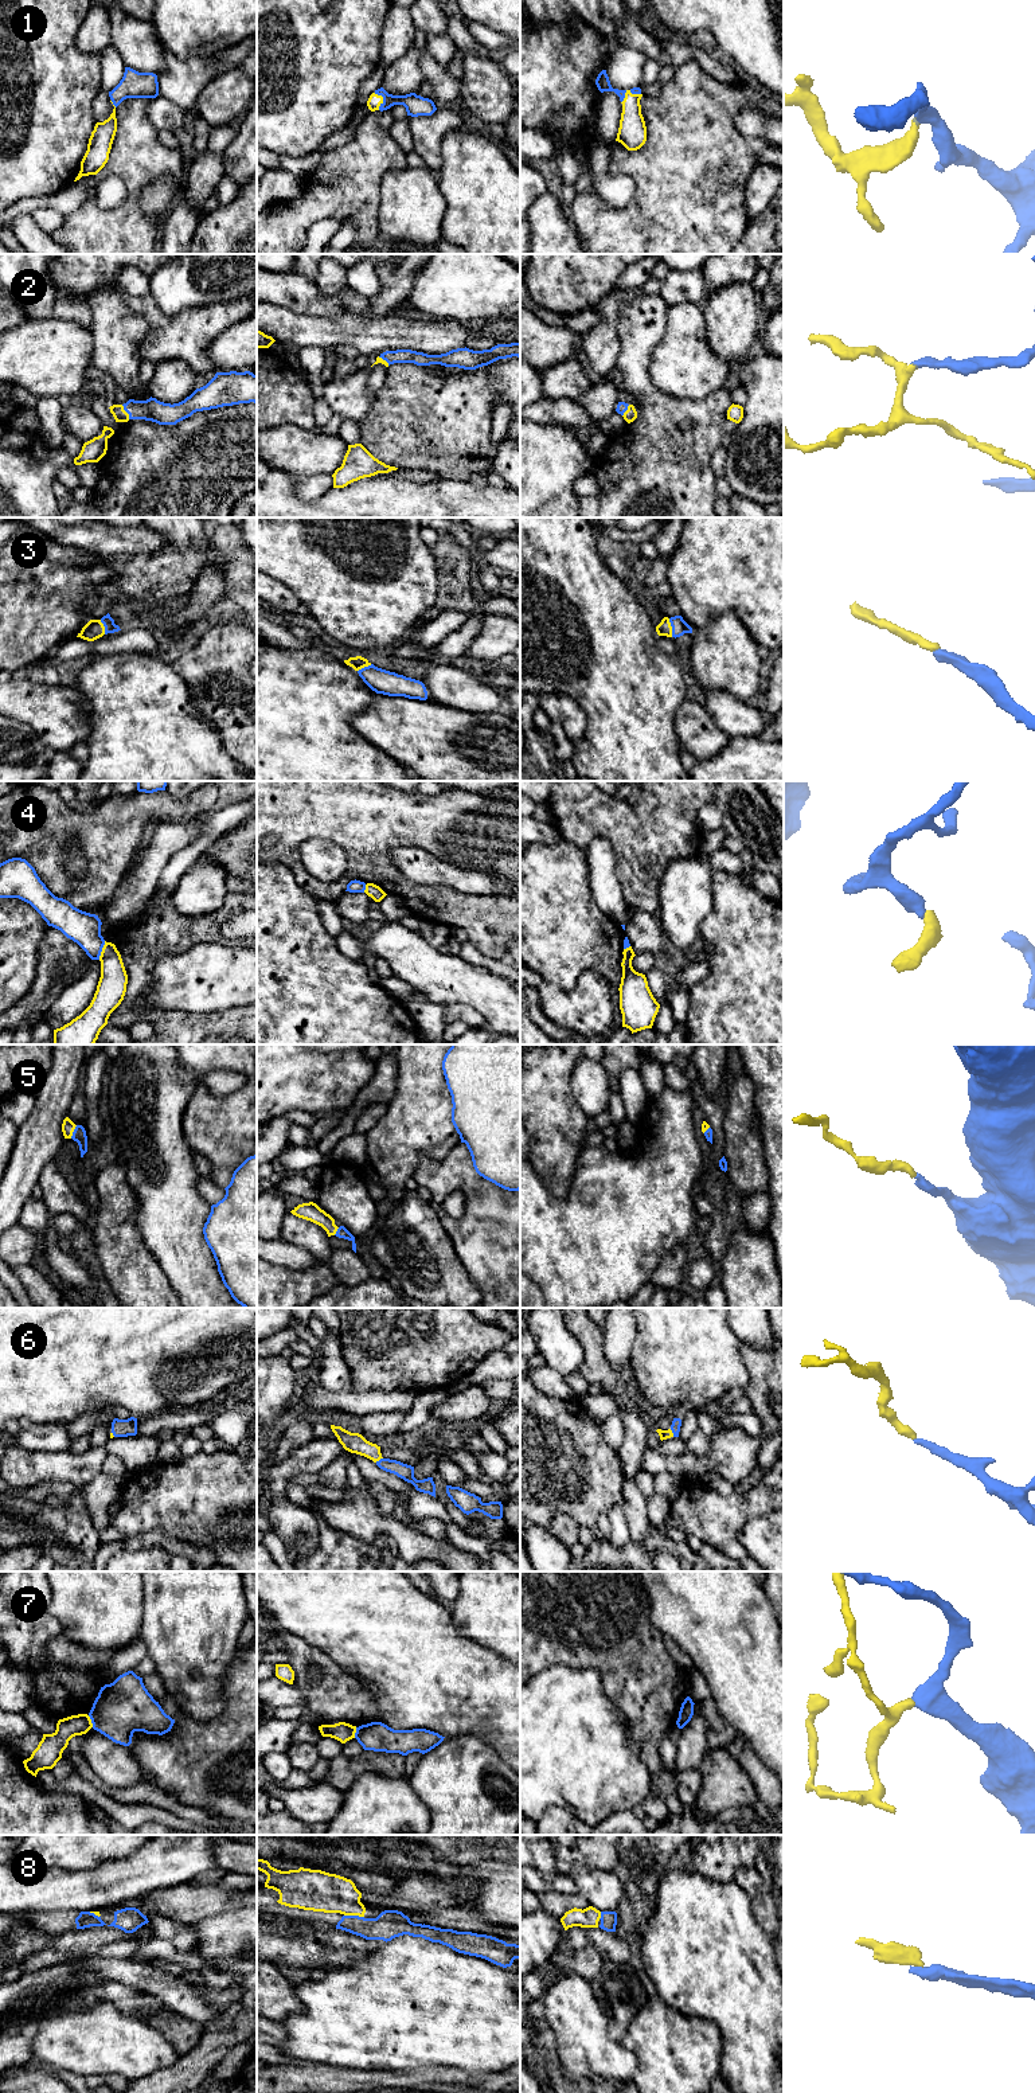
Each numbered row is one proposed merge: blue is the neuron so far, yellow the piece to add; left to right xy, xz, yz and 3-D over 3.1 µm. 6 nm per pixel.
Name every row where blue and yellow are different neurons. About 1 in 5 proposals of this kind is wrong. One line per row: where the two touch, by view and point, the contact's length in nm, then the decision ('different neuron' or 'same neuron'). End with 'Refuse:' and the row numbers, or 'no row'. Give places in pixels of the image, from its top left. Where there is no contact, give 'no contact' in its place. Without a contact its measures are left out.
1: meets blue in xz at (383, 100); contact 110 nm long; same neuron
2: meets blue in xy at (125, 410); contact 100 nm long; same neuron
3: meets blue in yz at (672, 628); contact 110 nm long; same neuron
4: meets blue in xy at (101, 951); contact 120 nm long; different neuron
5: meets blue in xy at (73, 1132); contact 90 nm long; same neuron
6: meets blue in yz at (672, 1432); contact 50 nm long; same neuron
7: meets blue in xy at (92, 1721); contact 80 nm long; different neuron
8: meets blue in xz at (354, 1916); contact 120 nm long; same neuron
Refuse: 4, 7

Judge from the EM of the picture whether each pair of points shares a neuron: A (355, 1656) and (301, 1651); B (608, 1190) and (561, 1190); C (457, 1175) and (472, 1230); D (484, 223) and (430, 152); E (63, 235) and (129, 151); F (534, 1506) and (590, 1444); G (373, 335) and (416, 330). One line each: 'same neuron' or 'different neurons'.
A: different neurons
B: different neurons
C: same neuron
D: different neurons
E: same neuron
F: same neuron
G: same neuron

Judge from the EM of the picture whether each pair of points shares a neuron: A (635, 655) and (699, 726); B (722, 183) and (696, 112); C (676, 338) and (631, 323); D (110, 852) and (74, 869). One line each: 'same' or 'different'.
A: different
B: same
C: different
D: different

